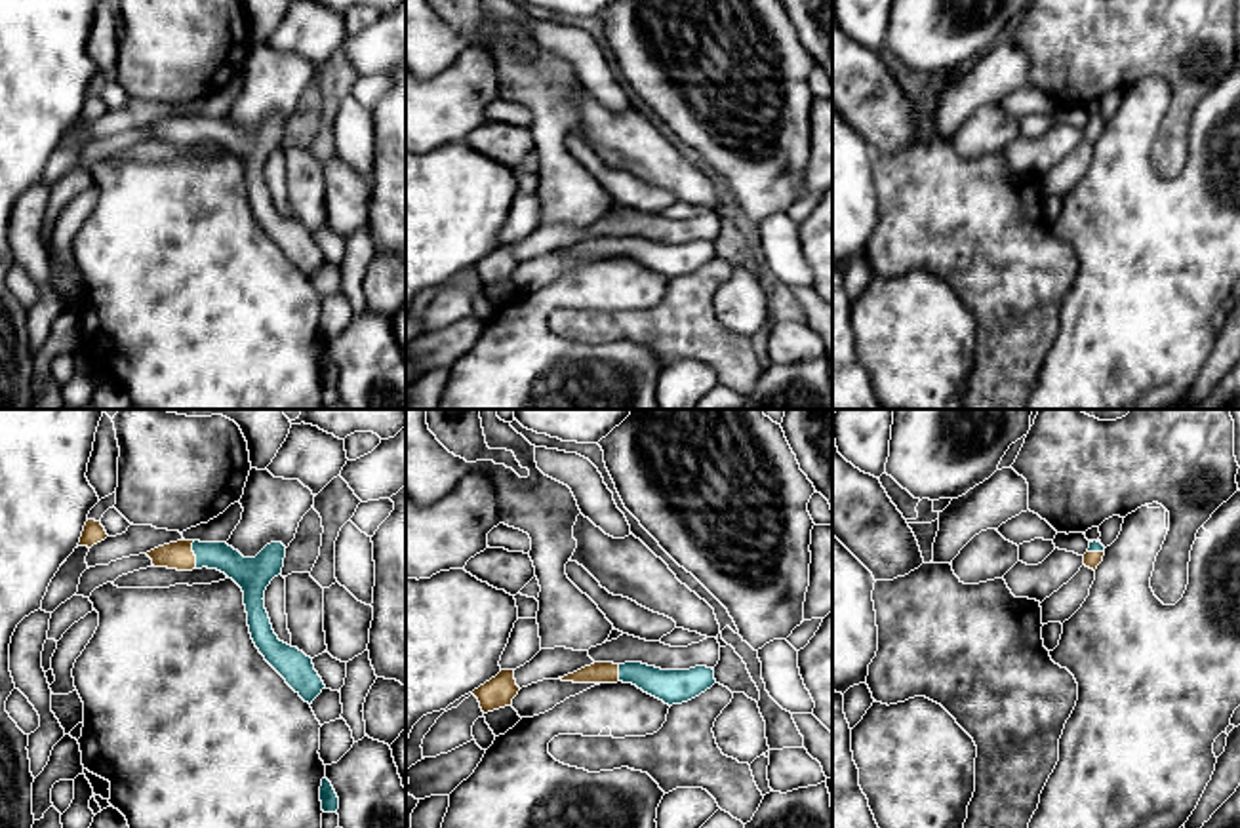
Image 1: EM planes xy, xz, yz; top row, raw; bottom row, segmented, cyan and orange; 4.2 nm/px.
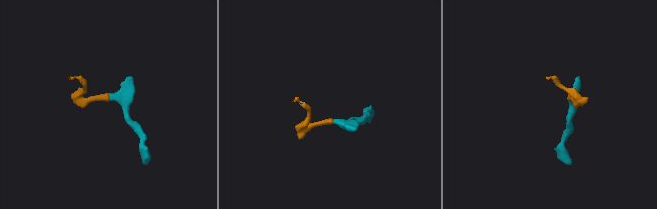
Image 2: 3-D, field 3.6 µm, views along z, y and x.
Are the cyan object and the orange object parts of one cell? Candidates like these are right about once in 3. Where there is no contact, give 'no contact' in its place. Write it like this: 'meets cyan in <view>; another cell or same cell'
meets cyan in xy; same cell

